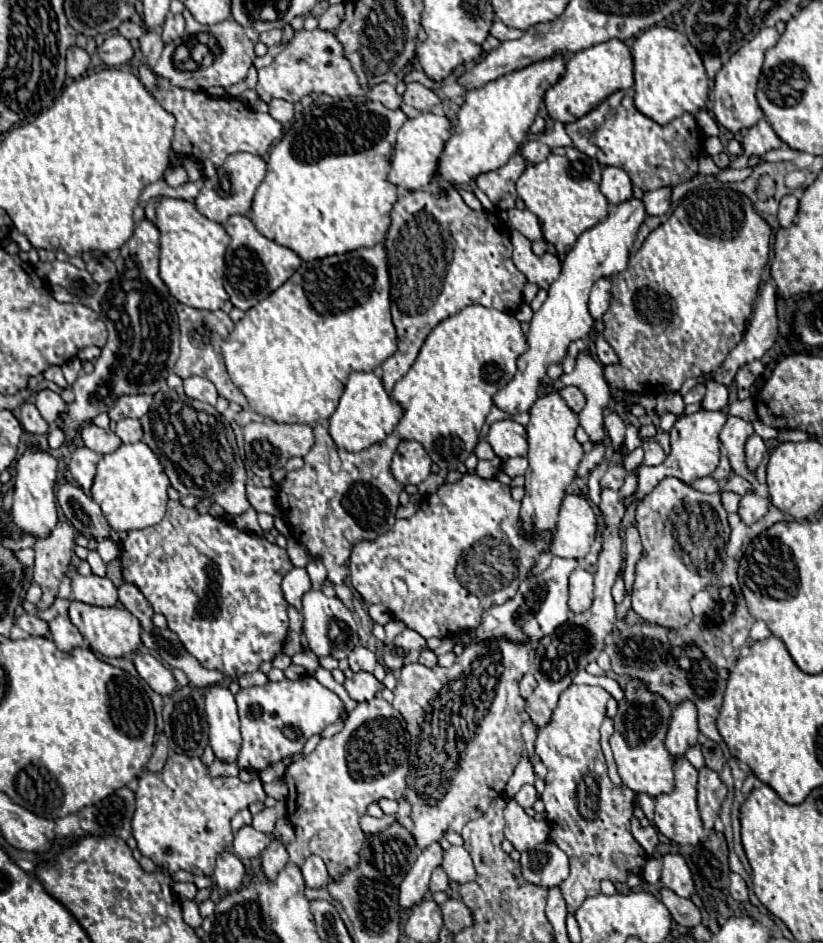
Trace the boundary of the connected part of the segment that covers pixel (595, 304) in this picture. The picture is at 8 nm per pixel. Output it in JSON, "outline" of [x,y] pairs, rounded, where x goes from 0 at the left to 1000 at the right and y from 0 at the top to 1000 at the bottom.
{"outline":[[[729,295],[717,310],[717,333],[722,339],[729,339],[741,322],[741,297]]]}

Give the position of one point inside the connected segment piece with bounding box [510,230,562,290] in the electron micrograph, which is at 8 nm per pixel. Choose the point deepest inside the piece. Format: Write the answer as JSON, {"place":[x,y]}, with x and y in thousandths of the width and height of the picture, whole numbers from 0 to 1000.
{"place":[657,286]}

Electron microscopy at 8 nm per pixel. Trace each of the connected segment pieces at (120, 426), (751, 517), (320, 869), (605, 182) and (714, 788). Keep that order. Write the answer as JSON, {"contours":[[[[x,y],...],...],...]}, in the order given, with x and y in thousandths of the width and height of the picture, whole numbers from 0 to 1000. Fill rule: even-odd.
{"contours":[[[[151,443],[148,448],[141,450],[141,460],[146,462],[146,467],[148,467],[151,471],[173,467],[173,452],[170,452],[170,445]]],[[[909,522],[909,524],[902,526],[902,530],[899,530],[897,547],[899,547],[899,551],[902,551],[906,558],[911,558],[911,556],[921,554],[921,551],[931,545],[933,537],[936,537],[936,532],[933,532],[931,528],[921,526],[919,522]]],[[[386,908],[374,910],[369,914],[369,918],[367,918],[367,931],[369,931],[372,940],[377,940],[377,942],[394,942],[401,935],[399,923],[396,923],[394,914]]],[[[734,176],[729,201],[739,210],[741,216],[751,216],[751,214],[765,212],[768,206],[770,206],[763,185],[756,178],[748,178],[748,176]]],[[[855,812],[851,817],[851,827],[848,827],[848,859],[858,882],[868,878],[868,870],[872,867],[875,853],[880,846],[882,846],[882,834],[875,829],[870,819]]]]}

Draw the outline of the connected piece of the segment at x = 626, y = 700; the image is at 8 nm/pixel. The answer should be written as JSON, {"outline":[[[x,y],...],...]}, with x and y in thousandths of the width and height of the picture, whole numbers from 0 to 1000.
{"outline":[[[765,719],[761,723],[758,740],[751,744],[751,755],[744,761],[746,778],[741,780],[741,791],[756,829],[773,842],[785,840],[790,844],[800,844],[819,838],[819,806],[809,800],[807,791],[817,753],[819,749],[802,736],[787,732],[785,723],[775,719]]]}

